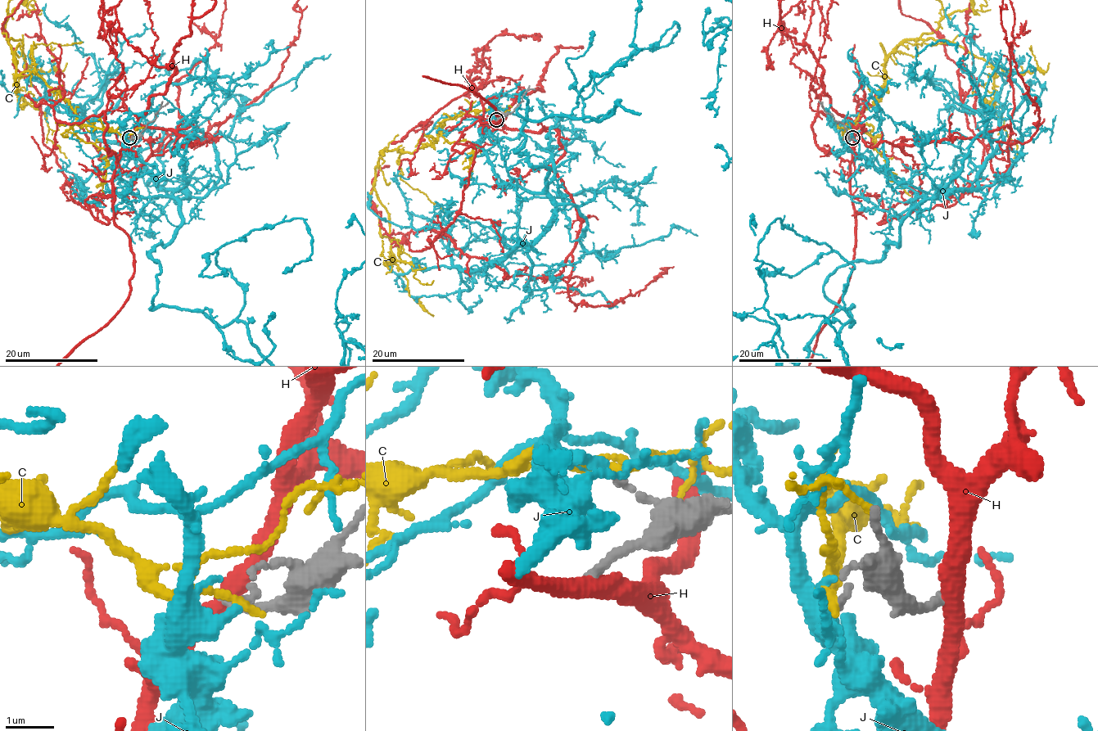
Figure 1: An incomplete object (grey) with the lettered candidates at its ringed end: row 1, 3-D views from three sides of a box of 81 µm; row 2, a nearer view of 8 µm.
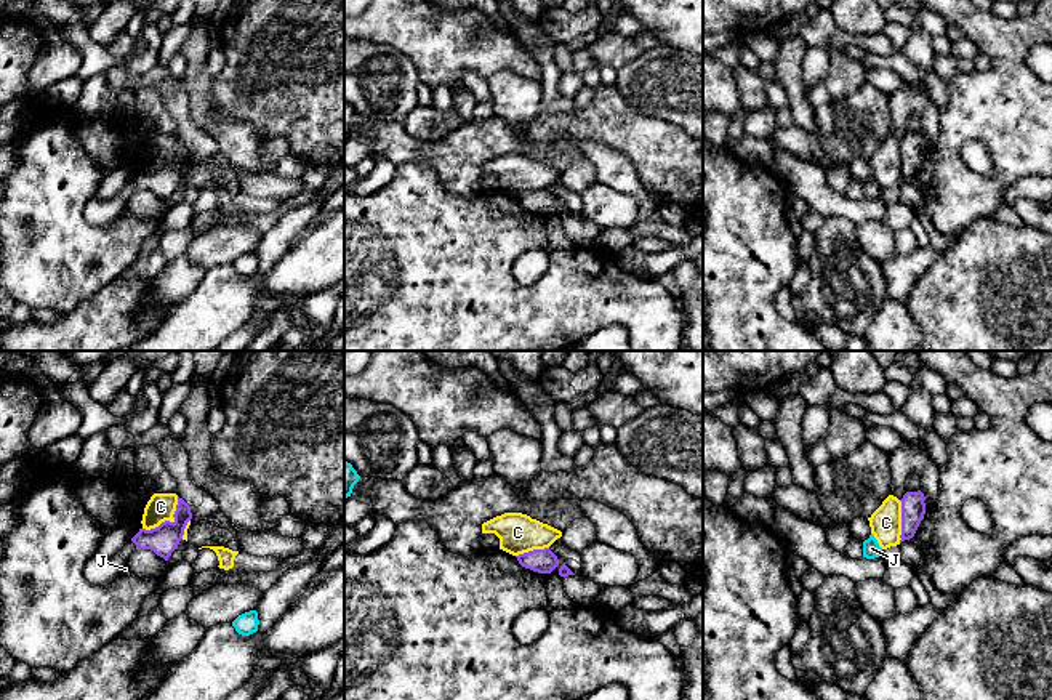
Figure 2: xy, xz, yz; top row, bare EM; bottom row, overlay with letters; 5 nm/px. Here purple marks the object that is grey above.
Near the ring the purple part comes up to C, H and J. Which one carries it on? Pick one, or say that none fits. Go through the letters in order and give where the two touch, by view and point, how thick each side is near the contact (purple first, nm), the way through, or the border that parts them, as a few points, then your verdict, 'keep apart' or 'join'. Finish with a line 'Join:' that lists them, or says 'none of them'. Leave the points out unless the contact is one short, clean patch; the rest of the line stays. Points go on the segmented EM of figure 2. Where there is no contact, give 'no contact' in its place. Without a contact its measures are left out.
C: meets purple in xy at (168, 521); 150 nm thick on the purple side, 140 nm on the other; border along xy (178, 497), (172, 521), (162, 521), (154, 527), (143, 529); keep apart
H: no contact; keep apart
J: no contact; keep apart
Join: none of them

